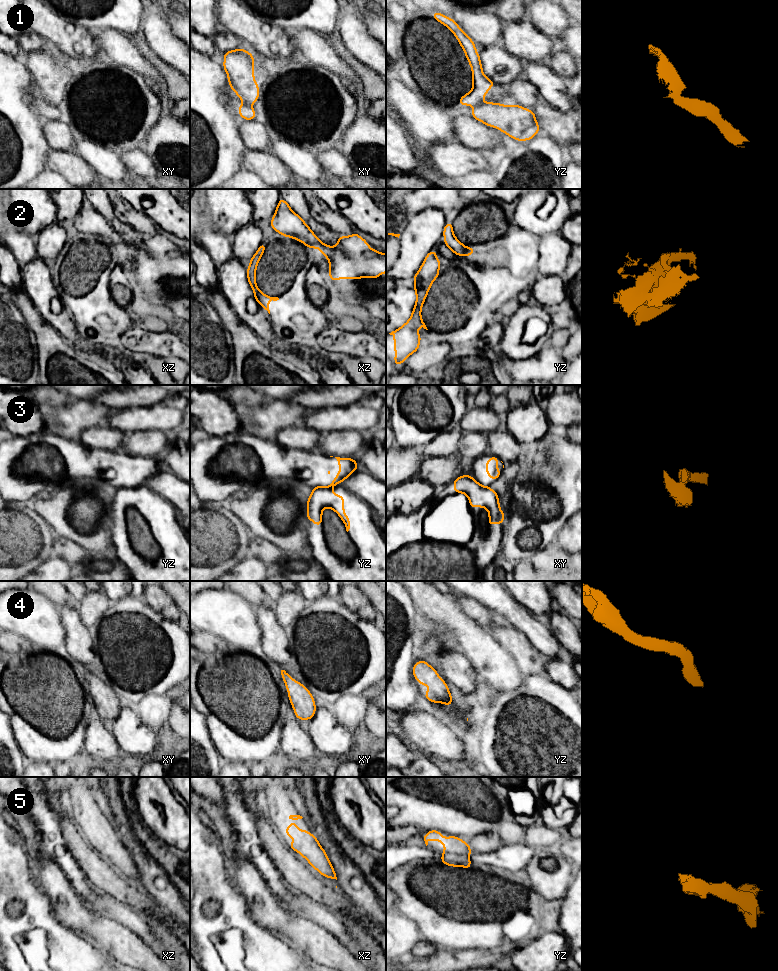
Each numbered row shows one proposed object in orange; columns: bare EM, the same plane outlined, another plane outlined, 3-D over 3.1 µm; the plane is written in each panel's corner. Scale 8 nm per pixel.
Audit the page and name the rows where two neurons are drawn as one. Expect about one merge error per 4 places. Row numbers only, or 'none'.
1, 3

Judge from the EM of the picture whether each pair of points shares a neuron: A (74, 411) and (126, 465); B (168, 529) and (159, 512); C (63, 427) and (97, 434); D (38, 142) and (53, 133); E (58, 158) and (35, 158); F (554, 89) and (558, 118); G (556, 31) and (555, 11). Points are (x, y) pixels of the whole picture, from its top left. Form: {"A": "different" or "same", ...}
{"A": "different", "B": "same", "C": "different", "D": "different", "E": "different", "F": "different", "G": "same"}

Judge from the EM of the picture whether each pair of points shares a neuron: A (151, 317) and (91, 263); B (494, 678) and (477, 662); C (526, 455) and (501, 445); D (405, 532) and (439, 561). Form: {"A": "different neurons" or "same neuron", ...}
{"A": "same neuron", "B": "same neuron", "C": "same neuron", "D": "same neuron"}

